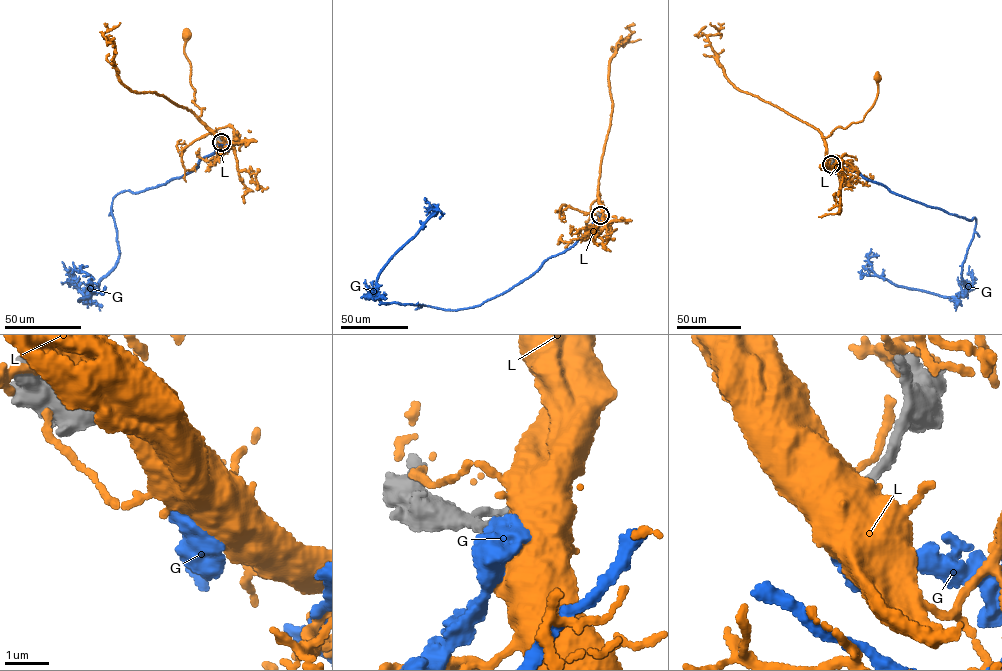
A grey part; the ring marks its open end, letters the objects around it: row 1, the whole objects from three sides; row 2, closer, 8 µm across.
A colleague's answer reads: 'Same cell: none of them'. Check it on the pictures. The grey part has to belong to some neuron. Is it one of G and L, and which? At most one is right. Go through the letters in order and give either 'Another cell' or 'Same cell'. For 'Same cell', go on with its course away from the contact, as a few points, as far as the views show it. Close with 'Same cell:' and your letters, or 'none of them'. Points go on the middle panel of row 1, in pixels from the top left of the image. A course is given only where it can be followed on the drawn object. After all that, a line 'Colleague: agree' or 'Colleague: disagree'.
G: Same cell. Its course: (600, 215), (571, 246), (479, 305), (450, 310), (385, 304), (377, 276), (433, 213), (424, 199)
L: Another cell
Same cell: G
Colleague: disagree

